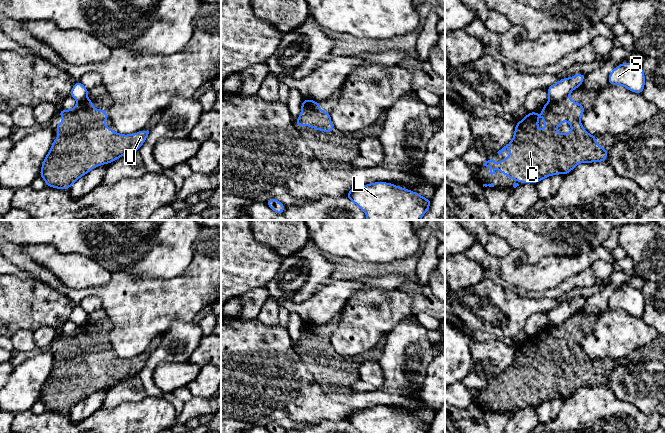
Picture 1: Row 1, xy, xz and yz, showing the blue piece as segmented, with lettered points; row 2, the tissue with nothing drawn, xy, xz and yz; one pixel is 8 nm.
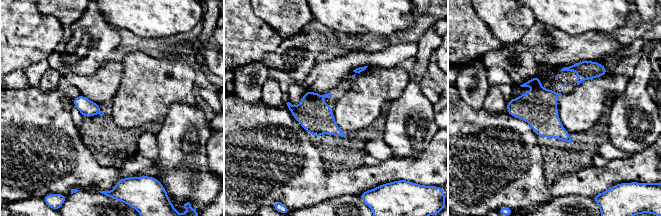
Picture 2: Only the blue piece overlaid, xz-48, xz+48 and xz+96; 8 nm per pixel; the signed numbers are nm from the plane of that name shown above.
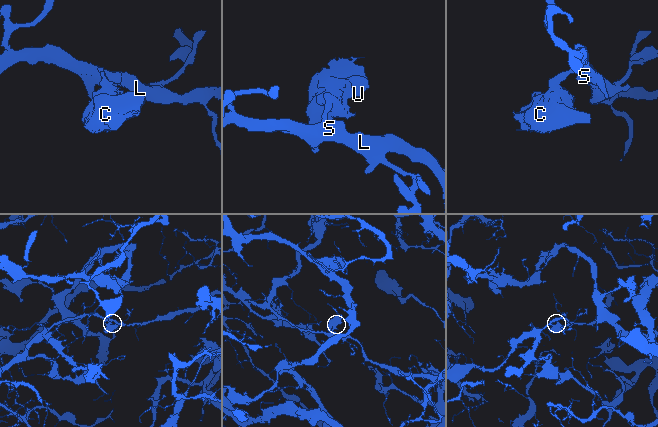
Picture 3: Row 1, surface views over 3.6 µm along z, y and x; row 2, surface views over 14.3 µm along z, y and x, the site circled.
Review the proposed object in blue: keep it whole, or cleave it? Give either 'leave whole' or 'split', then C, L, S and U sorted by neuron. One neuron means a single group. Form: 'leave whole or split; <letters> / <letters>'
split; C U / L S

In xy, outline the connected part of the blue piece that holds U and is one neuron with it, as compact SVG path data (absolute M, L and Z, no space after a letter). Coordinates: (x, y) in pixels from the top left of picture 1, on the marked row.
M85 100L78 102L76 106L70 110L61 109L58 115L65 121L55 125L58 131L58 139L53 139L52 146L47 153L42 165L39 176L42 177L46 186L57 188L60 190L68 190L79 178L86 175L97 166L112 163L120 157L139 151L140 147L146 141L149 131L139 131L135 134L123 135L113 132L113 128L106 127L105 121L110 118L105 109L94 109L92 107L93 100Z

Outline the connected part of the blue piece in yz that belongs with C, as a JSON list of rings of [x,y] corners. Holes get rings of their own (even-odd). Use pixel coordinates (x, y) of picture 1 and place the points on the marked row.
[[[568,96],[560,102],[548,101],[542,108],[542,118],[546,128],[538,131],[538,111],[529,112],[524,119],[515,124],[514,137],[497,153],[502,154],[507,147],[510,148],[508,158],[497,163],[495,168],[494,156],[491,156],[483,165],[490,168],[490,174],[495,170],[501,171],[503,175],[511,180],[518,179],[521,184],[539,183],[546,177],[557,174],[566,175],[578,164],[586,162],[604,162],[607,160],[608,150],[599,146],[596,136],[589,134],[582,126],[580,119],[585,111],[585,106],[573,101]],[[562,121],[570,123],[571,133],[555,133]]]

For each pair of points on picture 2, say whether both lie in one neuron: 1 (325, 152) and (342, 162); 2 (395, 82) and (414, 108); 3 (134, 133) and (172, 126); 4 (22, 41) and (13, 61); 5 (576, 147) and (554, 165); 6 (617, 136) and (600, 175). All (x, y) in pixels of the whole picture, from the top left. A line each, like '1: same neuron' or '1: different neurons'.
1: same neuron
2: different neurons
3: different neurons
4: same neuron
5: same neuron
6: different neurons

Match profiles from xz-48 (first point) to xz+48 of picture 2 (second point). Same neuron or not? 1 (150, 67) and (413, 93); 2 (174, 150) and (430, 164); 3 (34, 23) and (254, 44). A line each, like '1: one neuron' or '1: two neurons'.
1: two neurons
2: two neurons
3: one neuron

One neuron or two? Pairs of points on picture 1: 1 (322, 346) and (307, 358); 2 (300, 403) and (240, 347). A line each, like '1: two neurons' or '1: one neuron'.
1: one neuron
2: one neuron

